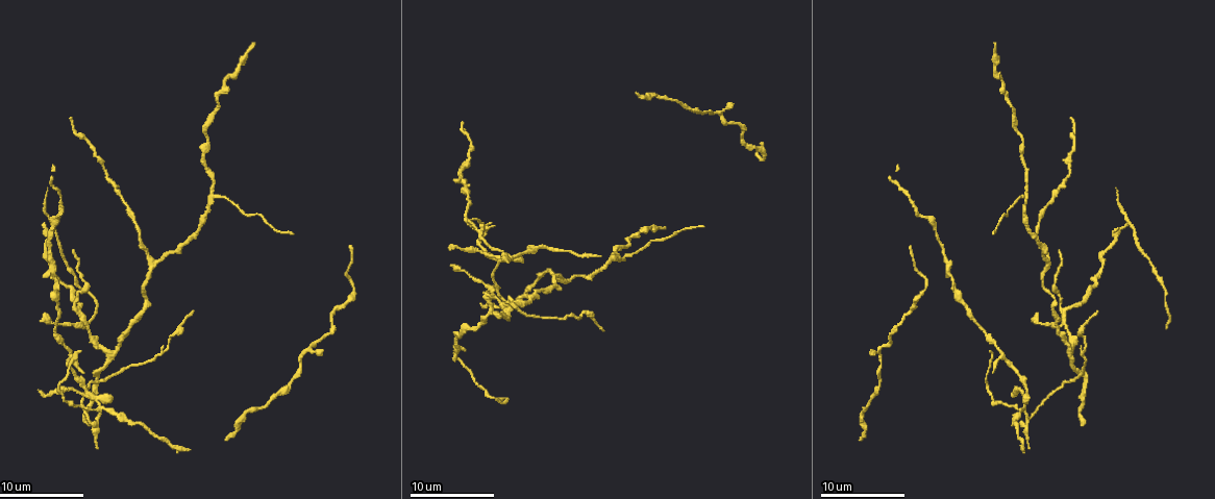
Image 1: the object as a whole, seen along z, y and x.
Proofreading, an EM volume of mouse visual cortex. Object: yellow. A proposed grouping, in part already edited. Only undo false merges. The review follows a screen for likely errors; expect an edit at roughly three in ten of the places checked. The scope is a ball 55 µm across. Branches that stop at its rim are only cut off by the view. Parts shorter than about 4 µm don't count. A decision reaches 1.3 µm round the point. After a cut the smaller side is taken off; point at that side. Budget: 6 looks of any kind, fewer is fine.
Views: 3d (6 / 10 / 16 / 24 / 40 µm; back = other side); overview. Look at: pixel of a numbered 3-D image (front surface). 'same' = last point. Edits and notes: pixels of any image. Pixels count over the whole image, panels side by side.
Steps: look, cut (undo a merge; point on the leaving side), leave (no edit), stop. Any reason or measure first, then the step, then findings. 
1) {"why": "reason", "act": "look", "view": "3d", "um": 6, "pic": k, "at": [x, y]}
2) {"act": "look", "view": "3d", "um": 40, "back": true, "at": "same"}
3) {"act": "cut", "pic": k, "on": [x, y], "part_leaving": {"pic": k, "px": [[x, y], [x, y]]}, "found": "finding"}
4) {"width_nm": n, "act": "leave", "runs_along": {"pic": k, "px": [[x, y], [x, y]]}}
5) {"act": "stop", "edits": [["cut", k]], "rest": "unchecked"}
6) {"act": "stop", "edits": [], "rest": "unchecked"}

{"why": "branch point", "act": "look", "view": "3d", "um": 6, "pic": 1, "at": [1061, 322]}

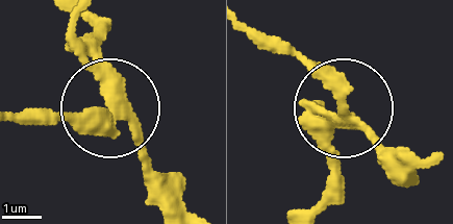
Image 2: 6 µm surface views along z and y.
{"why": "from behind", "act": "look", "view": "3d", "um": 6, "back": true, "pic": 2, "at": [344, 114]}

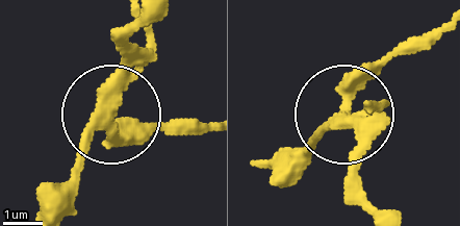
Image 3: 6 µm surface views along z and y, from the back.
{"side_arm_um": 6, "arms": 3, "act": "leave", "found": "continuous, no second neuron"}

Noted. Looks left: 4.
{"why": "narrows sharply", "act": "look", "view": "3d", "um": 10, "pic": 1, "at": [127, 204]}

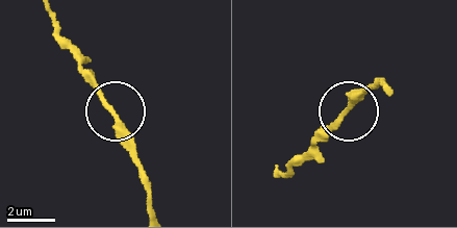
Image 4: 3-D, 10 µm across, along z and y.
{"act": "look", "view": "3d", "um": 10, "back": true, "pic": 4, "at": [108, 109]}

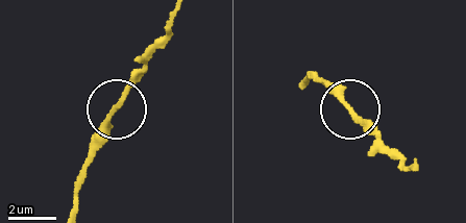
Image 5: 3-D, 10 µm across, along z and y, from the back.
{"width_nm": 210, "act": "leave", "found": "all the same neuron"}

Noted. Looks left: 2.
{"why": "branch point", "act": "look", "view": "3d", "um": 10, "pic": 1, "at": [215, 197]}

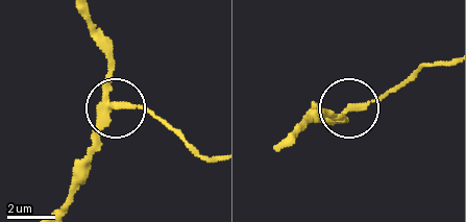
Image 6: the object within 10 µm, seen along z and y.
{"act": "cut", "pic": 6, "on": [139, 108], "part_leaving": {"pic": 6, "px": [[112, 106], [146, 108], [212, 154]]}, "found": "a second neuron is stuck on"}

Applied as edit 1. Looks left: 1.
{"act": "stop", "edits": [["cut", 6]], "rest": "unchecked"}

